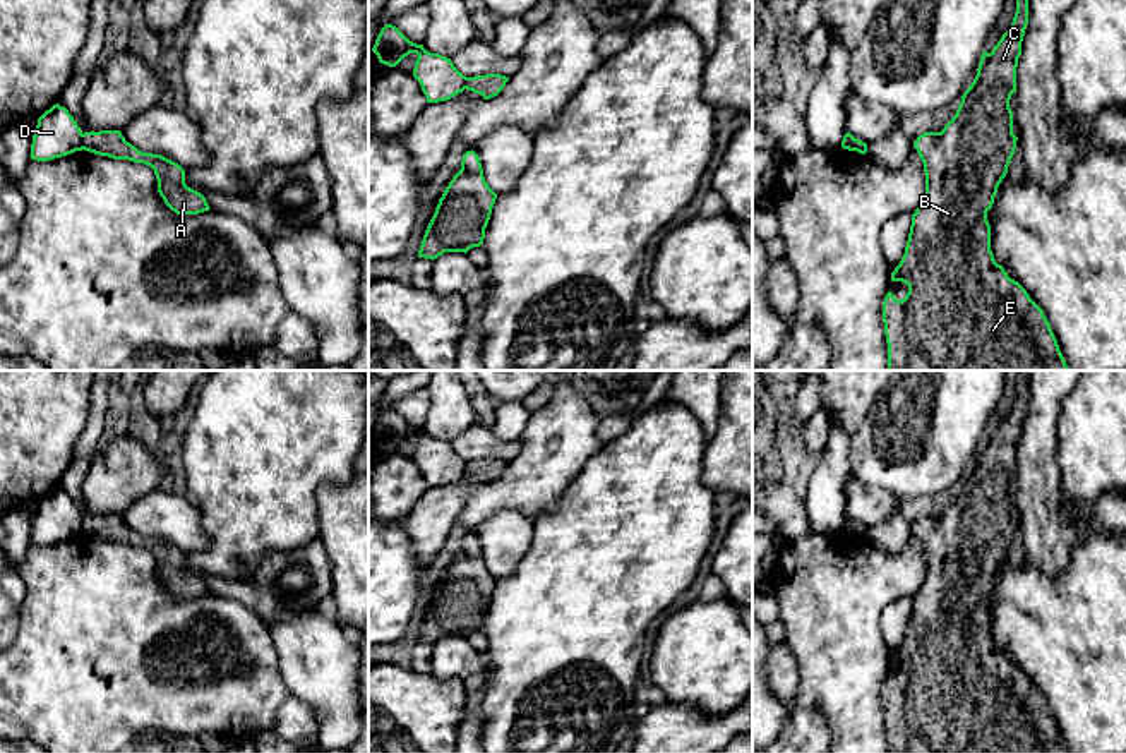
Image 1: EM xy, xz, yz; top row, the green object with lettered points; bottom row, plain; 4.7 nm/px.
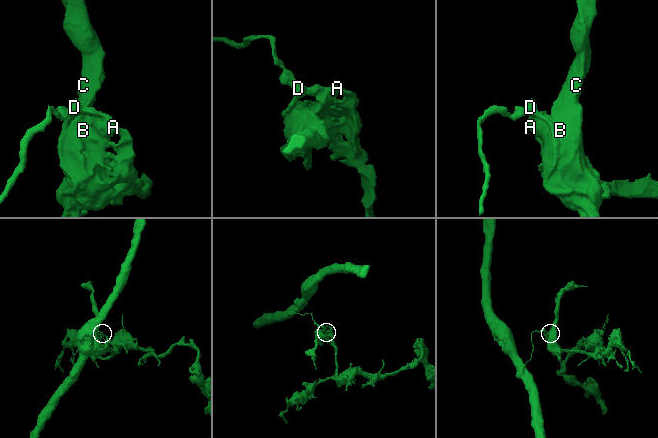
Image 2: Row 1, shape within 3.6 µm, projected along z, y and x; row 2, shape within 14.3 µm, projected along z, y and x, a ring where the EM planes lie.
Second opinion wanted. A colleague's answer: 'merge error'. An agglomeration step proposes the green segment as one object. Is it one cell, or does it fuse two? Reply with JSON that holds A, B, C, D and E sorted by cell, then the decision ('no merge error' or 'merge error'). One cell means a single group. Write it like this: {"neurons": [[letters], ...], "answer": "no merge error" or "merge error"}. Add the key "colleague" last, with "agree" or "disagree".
{"neurons": [["A", "B", "C", "E"], ["D"]], "answer": "merge error", "colleague": "agree"}

